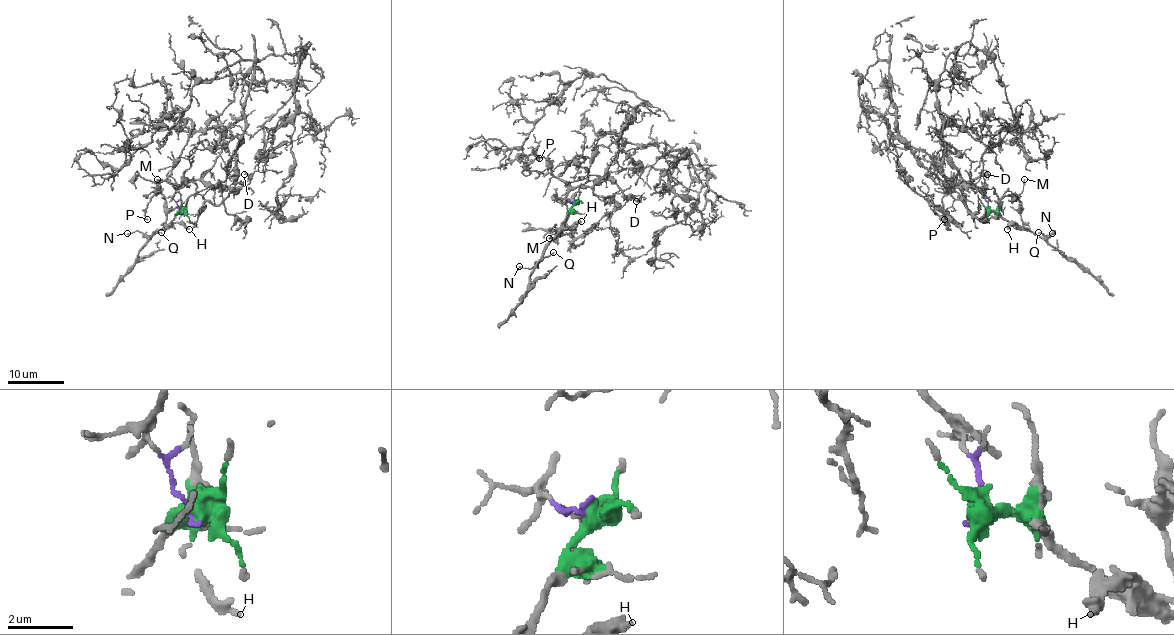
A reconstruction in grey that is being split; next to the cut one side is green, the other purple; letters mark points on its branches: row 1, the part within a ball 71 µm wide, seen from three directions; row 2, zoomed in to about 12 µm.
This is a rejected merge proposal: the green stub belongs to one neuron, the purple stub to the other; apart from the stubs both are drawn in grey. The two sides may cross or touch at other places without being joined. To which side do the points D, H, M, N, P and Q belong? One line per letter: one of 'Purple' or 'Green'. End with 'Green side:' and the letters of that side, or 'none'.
D: Purple
H: Green
M: Green
N: Green
P: Purple
Q: Green
Green side: H, M, N, Q

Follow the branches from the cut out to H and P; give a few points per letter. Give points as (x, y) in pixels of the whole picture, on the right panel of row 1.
H: (988, 211), (996, 211), (1015, 223), (1008, 228)
P: (988, 211), (988, 201), (961, 181), (942, 199), (944, 220)

